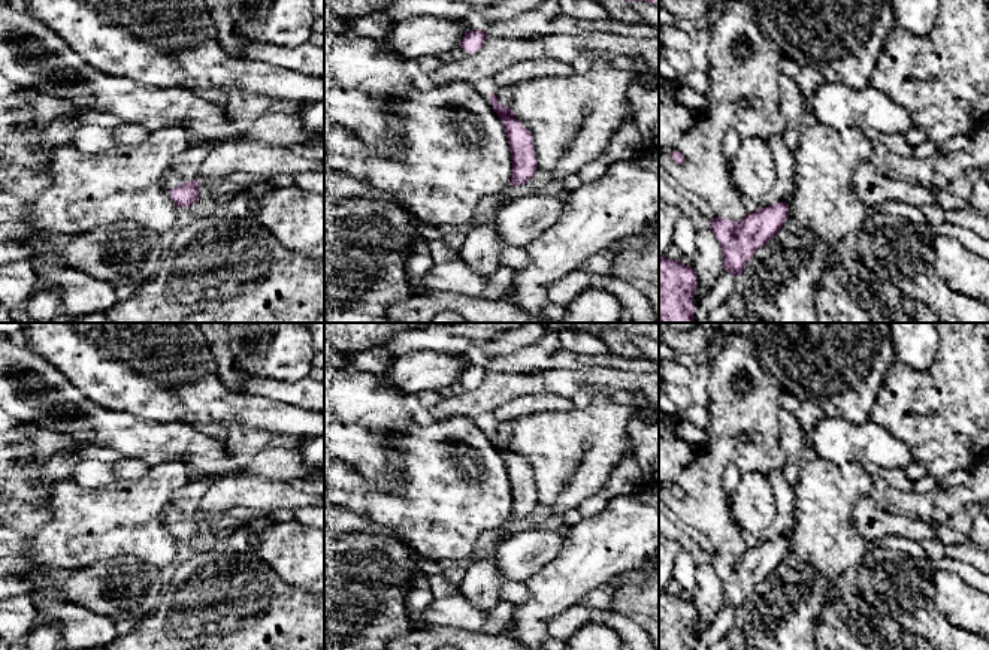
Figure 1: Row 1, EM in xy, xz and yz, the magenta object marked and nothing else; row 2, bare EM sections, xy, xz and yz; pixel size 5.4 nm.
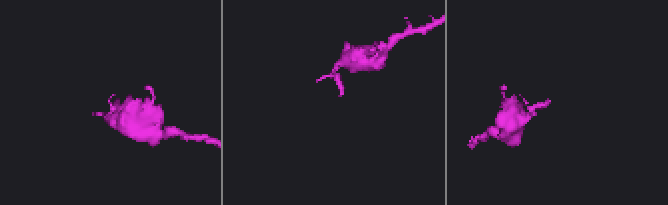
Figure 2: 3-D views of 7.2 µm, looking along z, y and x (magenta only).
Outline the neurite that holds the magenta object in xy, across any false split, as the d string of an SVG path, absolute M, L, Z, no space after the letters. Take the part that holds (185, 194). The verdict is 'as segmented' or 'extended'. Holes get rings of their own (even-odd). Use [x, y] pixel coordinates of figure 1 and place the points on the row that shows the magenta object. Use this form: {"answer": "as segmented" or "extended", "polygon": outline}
{"answer": "extended", "polygon": "M190 143L173 158L163 185L176 206L190 208L200 197L200 166L206 154L202 145Z"}

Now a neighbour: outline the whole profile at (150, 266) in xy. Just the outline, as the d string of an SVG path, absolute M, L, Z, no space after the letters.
M131 221L96 226L67 236L63 264L112 285L140 285L158 270L161 235Z

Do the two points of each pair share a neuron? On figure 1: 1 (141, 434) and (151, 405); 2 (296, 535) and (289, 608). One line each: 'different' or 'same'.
1: different
2: different

